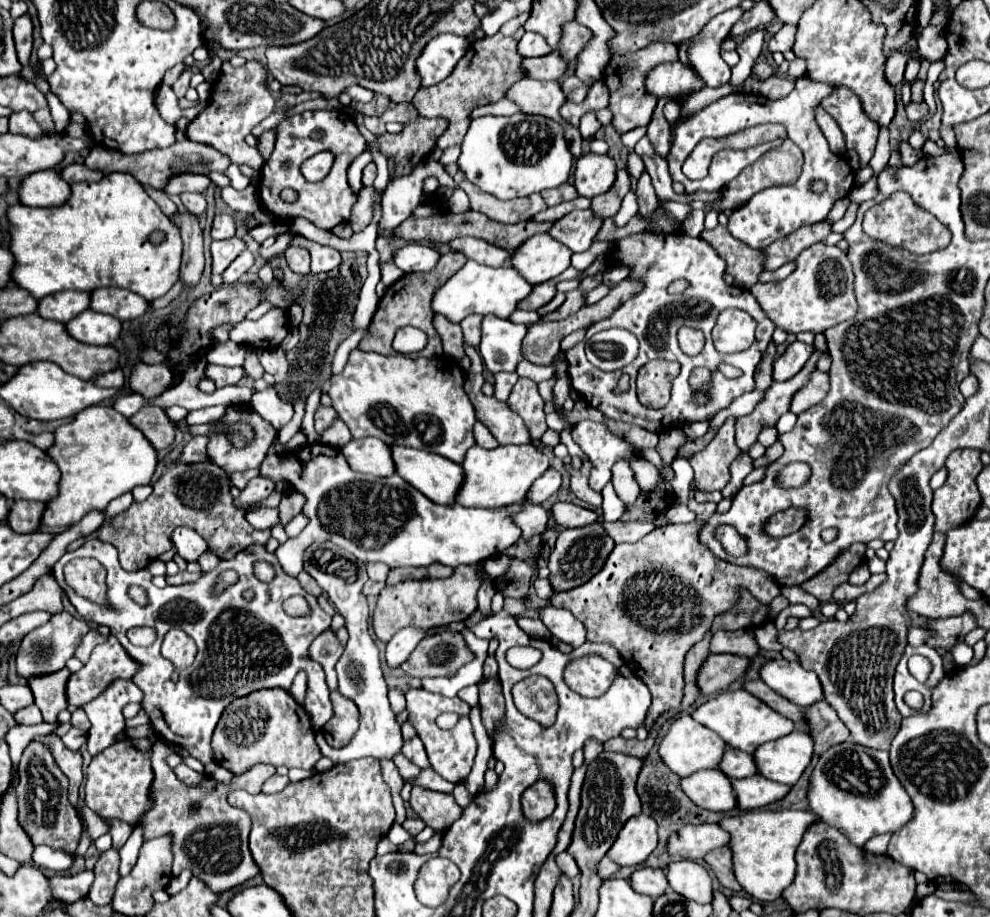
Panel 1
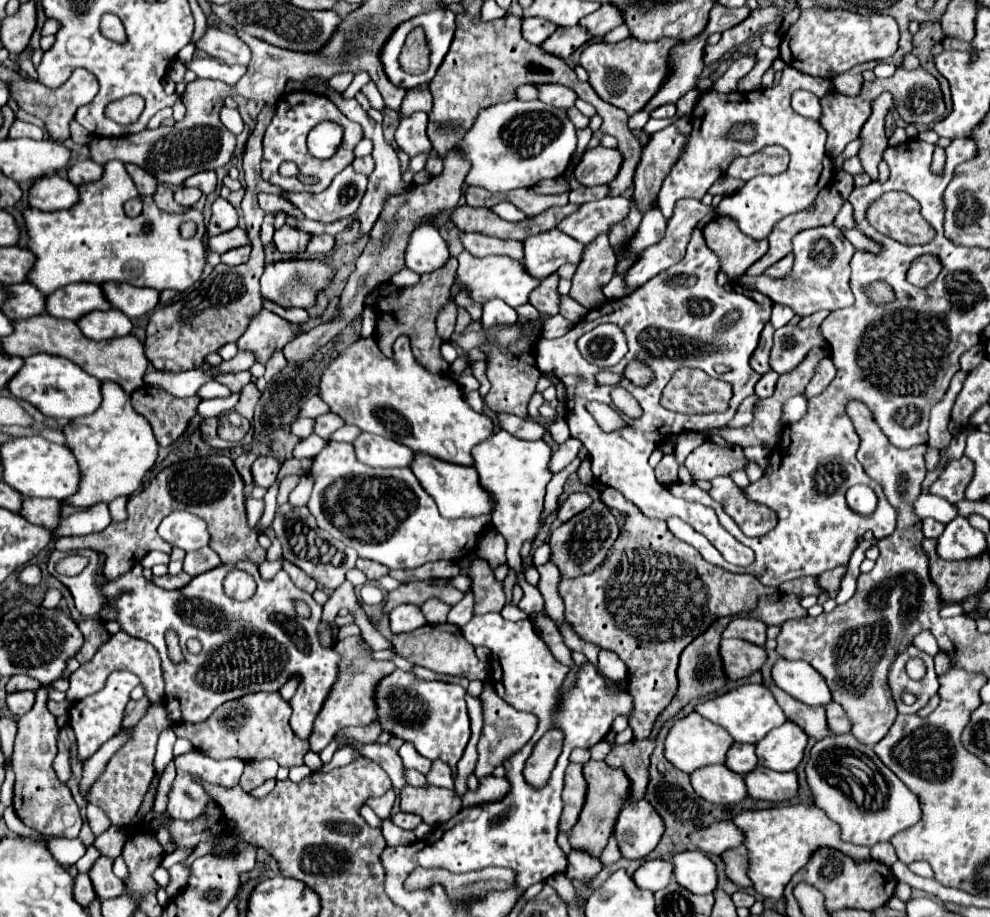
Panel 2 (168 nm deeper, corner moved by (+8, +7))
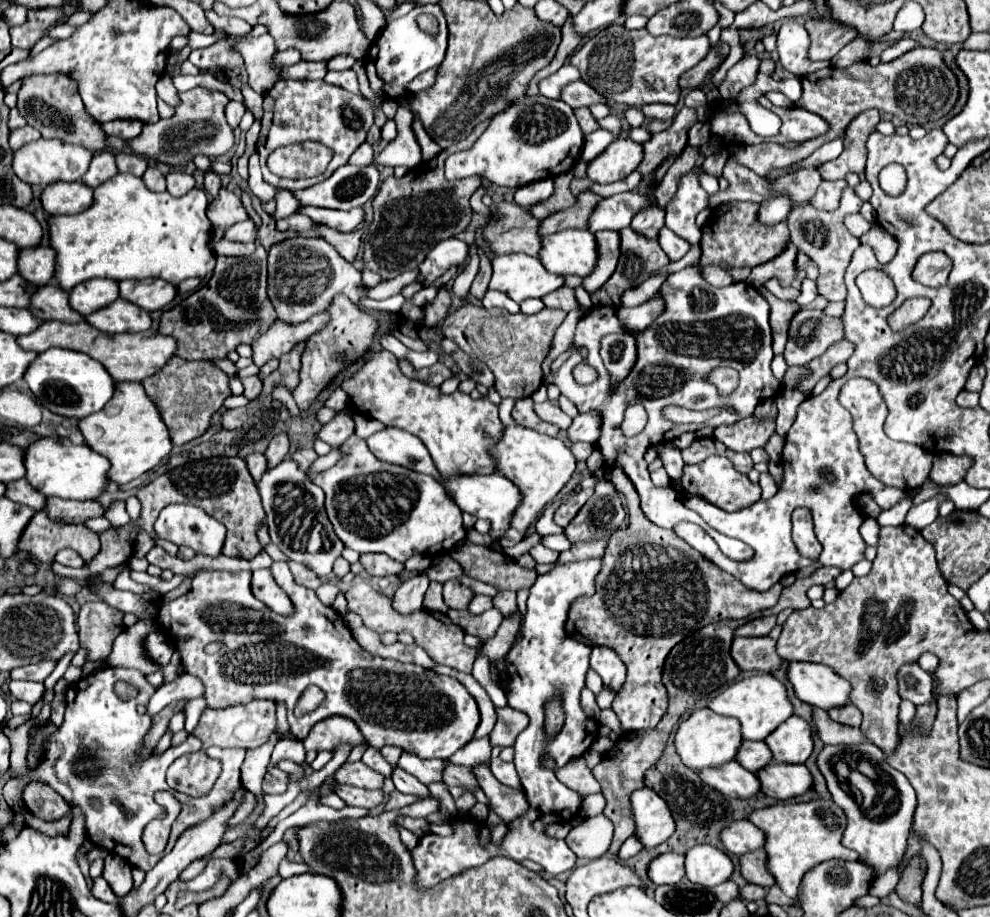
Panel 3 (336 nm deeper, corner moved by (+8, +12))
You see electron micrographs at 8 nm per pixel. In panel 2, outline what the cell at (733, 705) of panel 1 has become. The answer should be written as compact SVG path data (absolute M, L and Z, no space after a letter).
M740 685L738 689L732 689L724 695L700 701L694 707L694 711L700 713L704 719L724 727L732 735L732 739L739 743L756 743L768 731L772 731L774 727L780 727L786 721L782 709L778 707L772 693L764 685Z

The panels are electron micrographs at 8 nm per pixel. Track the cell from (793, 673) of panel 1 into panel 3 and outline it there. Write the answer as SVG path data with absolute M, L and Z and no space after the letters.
M792 662L788 666L788 678L796 696L814 708L830 710L850 702L850 682L826 664Z

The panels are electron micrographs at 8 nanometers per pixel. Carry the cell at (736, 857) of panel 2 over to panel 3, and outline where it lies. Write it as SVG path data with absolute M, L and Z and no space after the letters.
M754 850L748 852L746 856L740 856L740 864L742 864L742 876L746 878L746 882L750 884L758 884L762 888L770 888L776 884L774 876L768 870L768 854L764 850Z

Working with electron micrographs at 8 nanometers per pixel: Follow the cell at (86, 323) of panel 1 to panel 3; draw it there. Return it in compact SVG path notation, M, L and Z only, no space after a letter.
M118 298L114 304L100 308L98 312L92 312L86 318L86 322L98 328L100 332L108 332L108 334L144 332L152 326L150 314L124 298Z

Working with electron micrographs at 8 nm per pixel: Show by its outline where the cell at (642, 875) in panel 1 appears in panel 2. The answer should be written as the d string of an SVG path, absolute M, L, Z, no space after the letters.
M648 859L634 871L632 879L640 889L658 891L670 883L672 865L670 865L670 861L662 861L662 859L654 859L654 861Z

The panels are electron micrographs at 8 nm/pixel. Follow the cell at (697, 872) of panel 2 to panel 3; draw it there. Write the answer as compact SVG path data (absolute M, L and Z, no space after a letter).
M698 844L686 854L686 878L702 886L718 886L730 880L734 864L726 852L710 844Z

